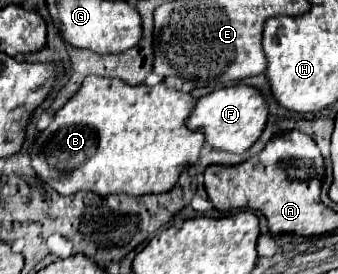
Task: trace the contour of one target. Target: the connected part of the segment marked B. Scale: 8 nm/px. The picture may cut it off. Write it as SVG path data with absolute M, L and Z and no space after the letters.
M87 76L81 88L71 96L71 100L53 114L51 124L39 132L35 142L29 148L31 166L41 182L59 194L75 194L79 190L95 192L95 194L159 194L169 192L181 170L193 162L197 162L201 148L205 144L203 134L191 132L185 126L187 116L193 110L193 96L167 88L163 84L157 86L129 86L119 82L119 78L99 78Z

